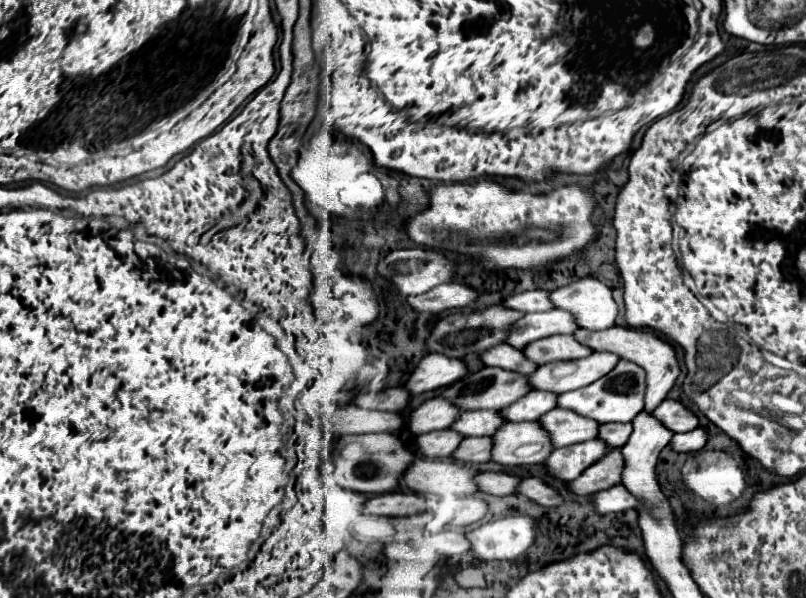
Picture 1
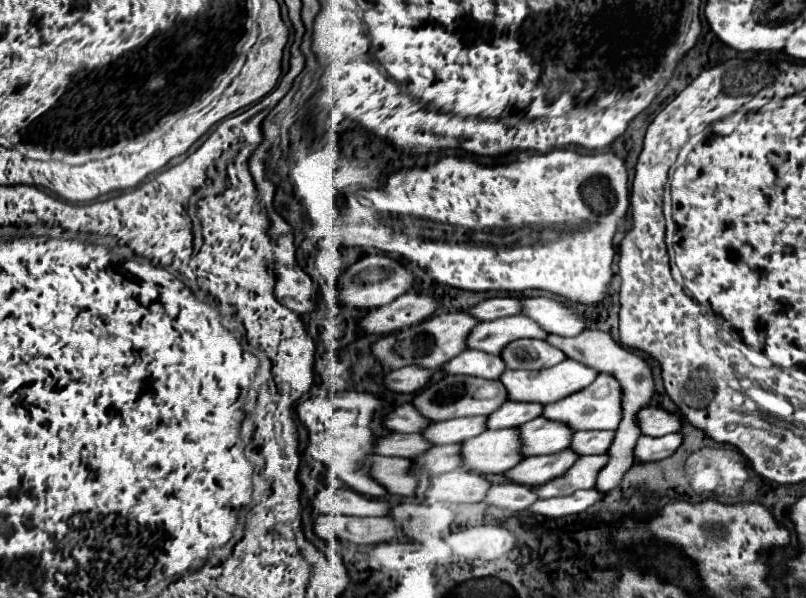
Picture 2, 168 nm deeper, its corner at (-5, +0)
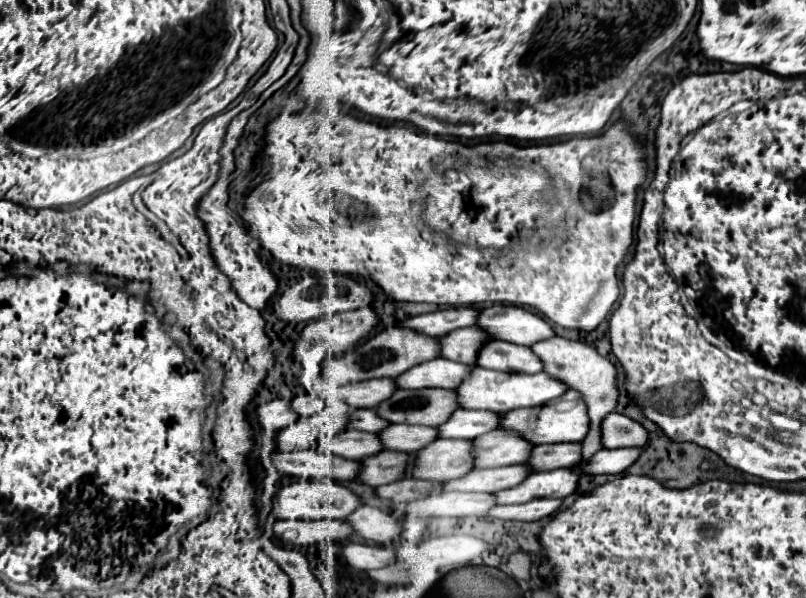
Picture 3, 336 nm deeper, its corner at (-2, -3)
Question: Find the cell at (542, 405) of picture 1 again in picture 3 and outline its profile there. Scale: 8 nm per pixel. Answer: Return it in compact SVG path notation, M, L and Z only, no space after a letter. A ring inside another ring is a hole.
M456 409L448 421L444 421L438 431L438 439L474 439L488 431L494 431L500 415L492 411L466 411Z

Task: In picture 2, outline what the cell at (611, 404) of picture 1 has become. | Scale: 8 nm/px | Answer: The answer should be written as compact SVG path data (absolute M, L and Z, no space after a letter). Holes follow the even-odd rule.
M599 374L593 384L583 388L583 392L575 392L555 404L547 404L543 408L543 416L549 420L559 420L571 426L573 430L615 430L619 428L619 420L623 418L623 396L619 388L619 380L615 376Z

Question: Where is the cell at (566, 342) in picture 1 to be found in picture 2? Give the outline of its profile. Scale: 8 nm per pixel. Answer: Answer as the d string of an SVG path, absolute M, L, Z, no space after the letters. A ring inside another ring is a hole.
M515 340L503 350L501 358L511 370L541 370L565 360L563 352L547 344L547 340Z

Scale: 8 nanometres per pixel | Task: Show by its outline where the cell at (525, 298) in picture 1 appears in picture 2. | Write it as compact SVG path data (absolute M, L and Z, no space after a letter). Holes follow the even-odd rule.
M507 296L507 298L489 298L483 300L481 304L477 304L475 308L467 310L469 314L473 314L479 320L497 320L503 316L513 316L513 314L521 314L521 298L515 296Z

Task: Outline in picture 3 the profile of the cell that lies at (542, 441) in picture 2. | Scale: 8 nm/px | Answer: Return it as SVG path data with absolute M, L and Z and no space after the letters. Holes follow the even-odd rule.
M500 429L490 431L488 435L478 435L472 445L472 459L476 459L474 469L526 463L534 447L532 443L524 443L520 435Z

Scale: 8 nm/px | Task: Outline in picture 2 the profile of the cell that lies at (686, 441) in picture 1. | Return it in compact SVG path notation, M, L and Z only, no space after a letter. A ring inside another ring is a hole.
M667 434L661 438L651 438L651 436L641 436L633 448L633 458L643 460L643 462L653 462L653 460L663 460L675 454L679 444L683 442L683 434Z

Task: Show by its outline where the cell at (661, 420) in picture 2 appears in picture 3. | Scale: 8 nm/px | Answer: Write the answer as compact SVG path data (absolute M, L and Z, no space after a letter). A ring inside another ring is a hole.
M612 413L606 419L602 419L600 437L602 437L604 449L644 447L646 445L646 429L640 423L620 413Z

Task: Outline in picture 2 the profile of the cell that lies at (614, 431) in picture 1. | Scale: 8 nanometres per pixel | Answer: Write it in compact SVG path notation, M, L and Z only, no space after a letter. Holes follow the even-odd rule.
M615 430L575 432L571 448L581 456L585 456L585 454L605 454L607 448L611 448L613 436L615 436Z

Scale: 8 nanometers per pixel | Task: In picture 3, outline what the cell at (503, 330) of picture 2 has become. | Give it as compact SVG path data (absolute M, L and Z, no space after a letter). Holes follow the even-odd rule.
M462 327L456 331L450 331L448 335L442 335L444 347L440 349L440 355L450 361L474 365L478 349L488 341L488 335L480 331L480 327Z

